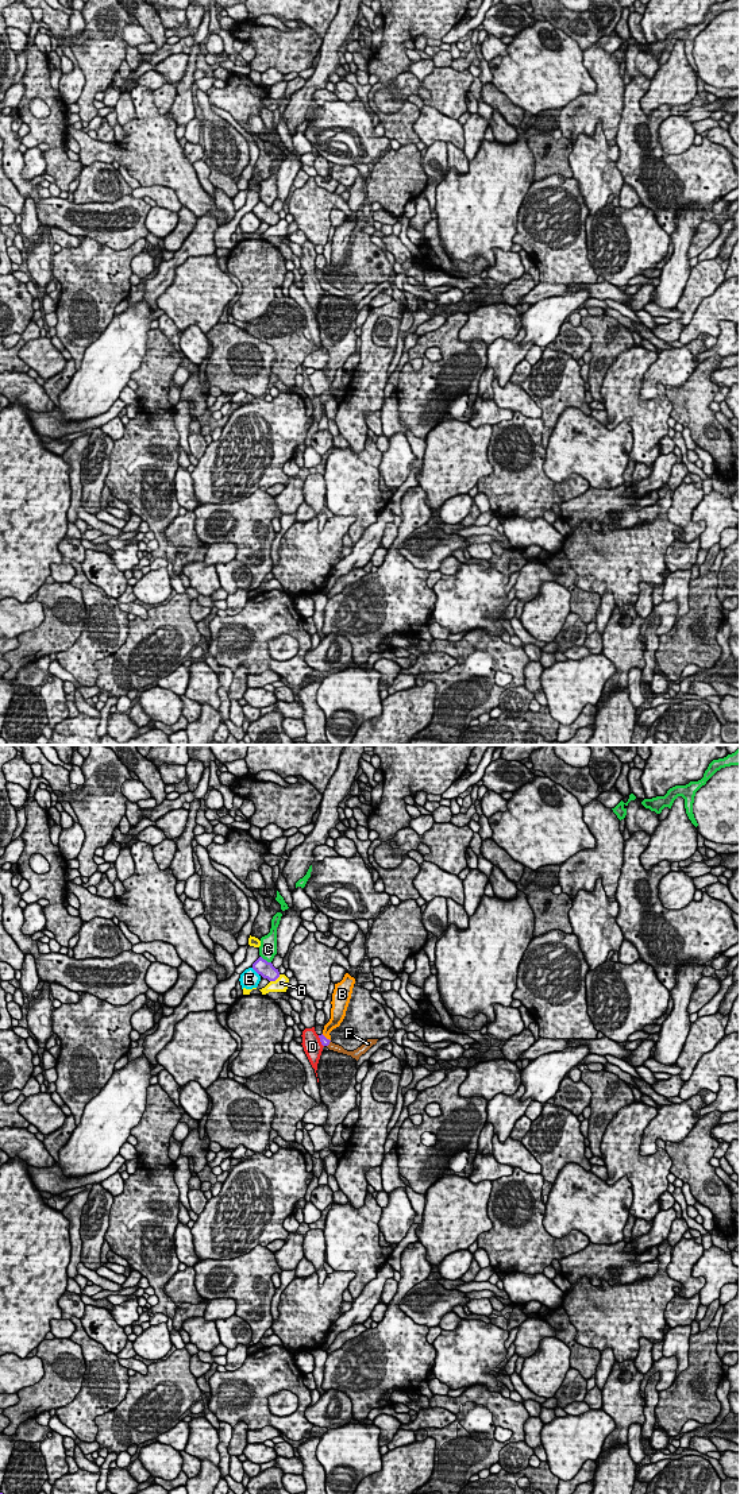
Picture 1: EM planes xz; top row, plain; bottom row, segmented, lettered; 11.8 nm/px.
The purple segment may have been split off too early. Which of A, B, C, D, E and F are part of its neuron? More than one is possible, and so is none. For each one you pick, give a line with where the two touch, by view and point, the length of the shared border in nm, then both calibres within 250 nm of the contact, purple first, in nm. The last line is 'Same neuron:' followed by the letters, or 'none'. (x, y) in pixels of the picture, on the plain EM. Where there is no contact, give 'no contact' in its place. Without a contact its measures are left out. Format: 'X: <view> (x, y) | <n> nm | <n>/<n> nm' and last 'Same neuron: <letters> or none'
F: xz (328, 288) | 90 nm | 90/90 nm
Same neuron: F

